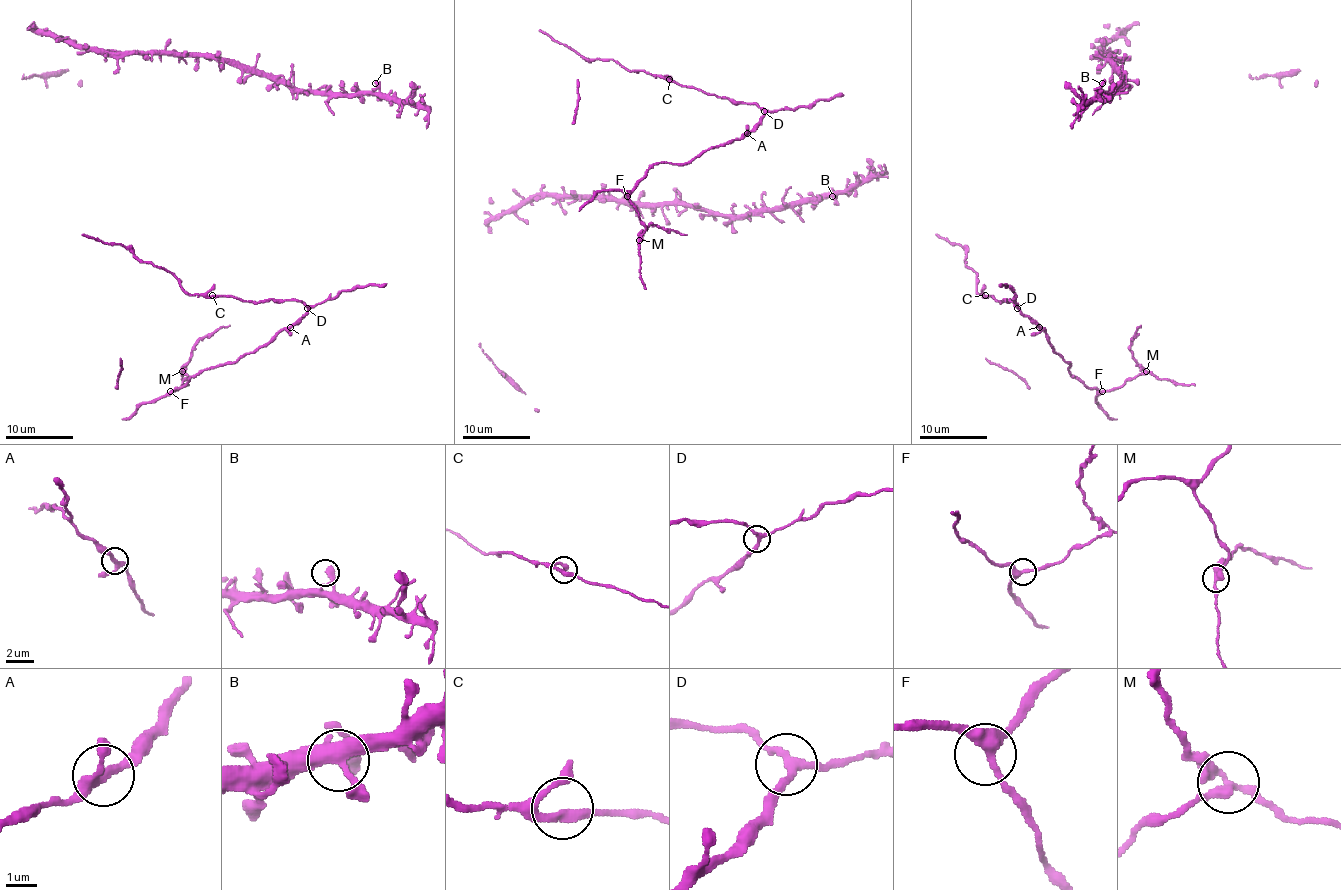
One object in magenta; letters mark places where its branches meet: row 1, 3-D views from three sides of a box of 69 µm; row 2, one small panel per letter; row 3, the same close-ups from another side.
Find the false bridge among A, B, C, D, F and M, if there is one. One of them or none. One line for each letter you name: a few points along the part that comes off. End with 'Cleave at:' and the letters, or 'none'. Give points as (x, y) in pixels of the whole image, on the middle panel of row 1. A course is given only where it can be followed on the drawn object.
M: Course of the part to remove: (638, 240), (650, 225), (686, 235)
Cleave at: M

